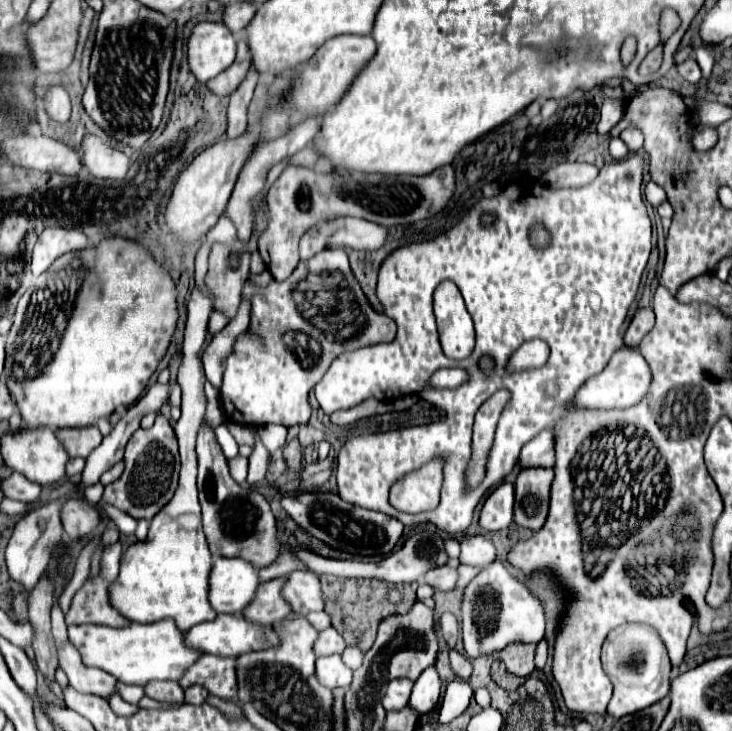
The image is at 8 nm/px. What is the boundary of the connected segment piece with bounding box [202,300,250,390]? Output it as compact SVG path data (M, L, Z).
M242 300L234 320L212 338L210 346L202 354L206 378L216 390L220 390L222 386L222 372L226 368L226 358L230 354L230 348L234 340L238 340L238 336L248 330L248 324L250 324L250 300Z

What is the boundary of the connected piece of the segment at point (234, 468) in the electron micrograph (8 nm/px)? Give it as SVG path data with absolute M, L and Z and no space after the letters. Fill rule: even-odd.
M238 454L238 456L234 456L234 458L228 462L228 466L230 466L232 478L234 478L236 482L244 484L244 482L246 482L246 476L248 476L248 458Z

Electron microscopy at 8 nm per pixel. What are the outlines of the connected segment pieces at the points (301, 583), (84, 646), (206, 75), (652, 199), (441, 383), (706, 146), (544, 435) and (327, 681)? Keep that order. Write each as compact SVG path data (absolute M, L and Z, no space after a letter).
M292 572L282 590L282 596L290 602L292 612L298 612L304 616L308 612L320 612L326 606L320 578L310 572Z
M172 618L152 622L152 624L138 624L132 622L128 628L108 628L108 626L94 626L94 624L70 624L68 638L82 654L86 666L96 666L112 674L124 684L146 686L152 680L172 680L180 682L182 674L204 656L202 650L194 650L186 644L186 636L182 630L176 628Z
M200 22L188 38L188 60L200 82L216 78L236 58L236 40L222 22Z
M648 182L644 194L646 194L646 200L648 200L654 208L658 208L662 202L666 202L666 192L664 192L664 188L658 186L656 182Z
M442 368L434 372L434 376L428 380L430 388L456 388L460 386L468 374L462 368Z
M696 126L692 136L692 146L696 150L710 150L716 144L716 128L714 126Z
M546 428L536 438L532 438L520 454L520 464L524 468L528 466L542 466L542 468L554 468L556 458L556 440L554 440L554 428Z
M326 656L316 660L316 676L326 688L346 688L352 682L352 670L342 662L340 656Z

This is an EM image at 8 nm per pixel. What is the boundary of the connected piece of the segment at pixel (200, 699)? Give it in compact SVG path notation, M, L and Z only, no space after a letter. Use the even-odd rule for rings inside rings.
M192 686L186 690L186 702L188 704L196 704L202 706L208 698L208 690L202 690L202 686Z

